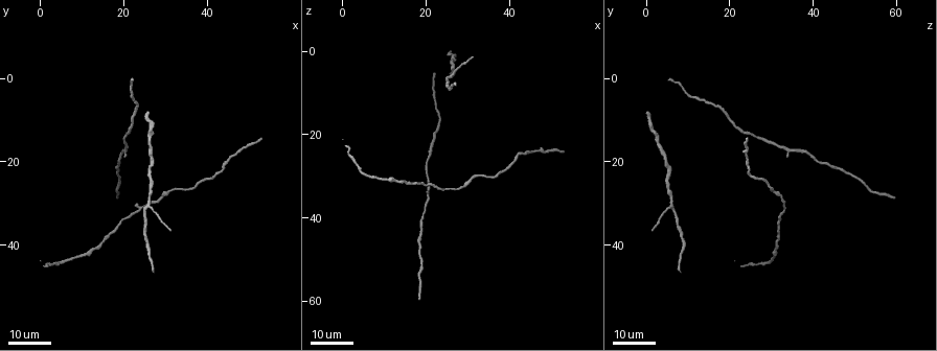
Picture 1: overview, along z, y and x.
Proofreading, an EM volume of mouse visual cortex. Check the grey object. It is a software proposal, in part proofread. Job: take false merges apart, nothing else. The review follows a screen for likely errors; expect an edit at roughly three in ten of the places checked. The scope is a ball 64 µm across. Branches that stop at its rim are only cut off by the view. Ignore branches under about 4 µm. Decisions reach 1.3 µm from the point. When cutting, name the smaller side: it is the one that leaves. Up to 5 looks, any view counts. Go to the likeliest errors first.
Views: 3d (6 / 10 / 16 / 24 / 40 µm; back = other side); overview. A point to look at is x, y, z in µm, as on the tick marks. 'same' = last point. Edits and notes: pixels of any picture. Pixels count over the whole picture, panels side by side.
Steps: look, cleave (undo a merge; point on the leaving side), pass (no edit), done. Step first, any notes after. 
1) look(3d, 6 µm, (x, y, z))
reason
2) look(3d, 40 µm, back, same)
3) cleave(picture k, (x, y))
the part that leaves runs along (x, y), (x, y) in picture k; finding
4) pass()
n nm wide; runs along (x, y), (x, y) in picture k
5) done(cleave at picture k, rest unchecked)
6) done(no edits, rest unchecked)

look(3d, 16 µm, (26.0, 31.0, 6.0))

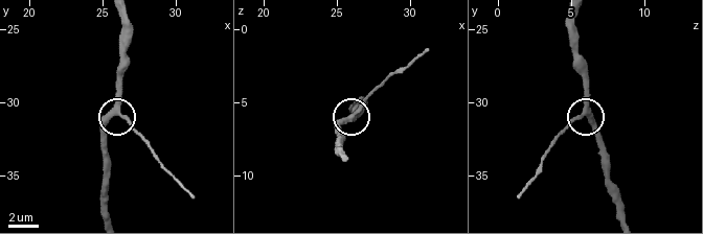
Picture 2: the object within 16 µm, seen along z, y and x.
look(3d, 6 µm, (25.8, 30.6, 6.0))
zoom in

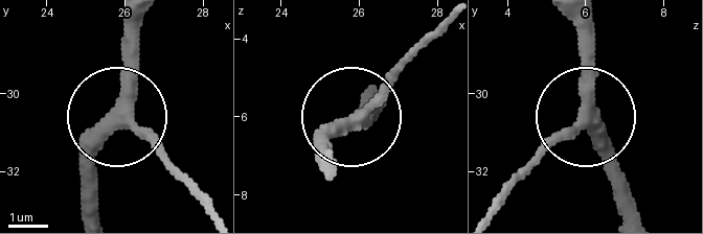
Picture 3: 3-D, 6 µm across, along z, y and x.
look(3d, 6 µm, back, (25.85, 30.75, 6.10))

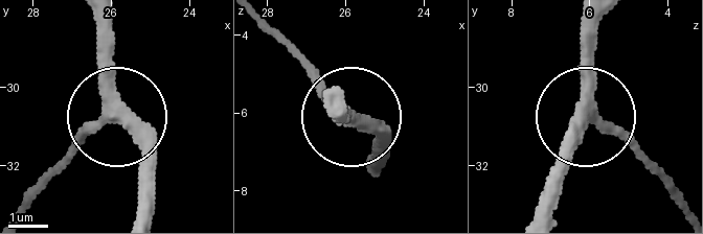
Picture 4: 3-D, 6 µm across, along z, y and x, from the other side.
pass()
runs along (604, 21), (590, 117), (671, 187) in picture 4; continuous, no second neuron

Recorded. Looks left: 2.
look(3d, 24 µm, (24.0, 31.5, 33.0))

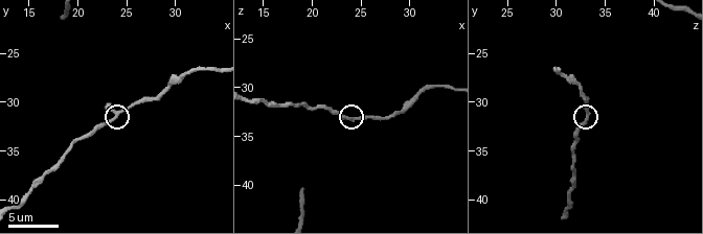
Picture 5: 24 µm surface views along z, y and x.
look(3d, 10 µm, (23.8, 31.0, 33.2))

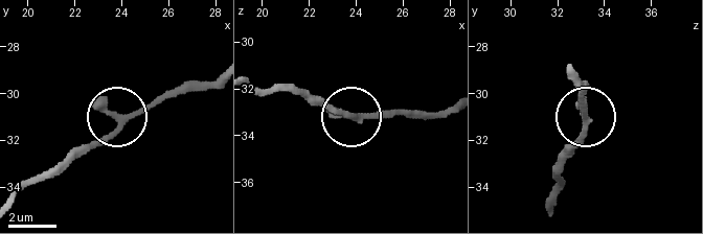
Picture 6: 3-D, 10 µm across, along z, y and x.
pass()
side arm 36 µm; continuous, no second neuron

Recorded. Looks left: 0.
done(no edits, rest unchecked)

